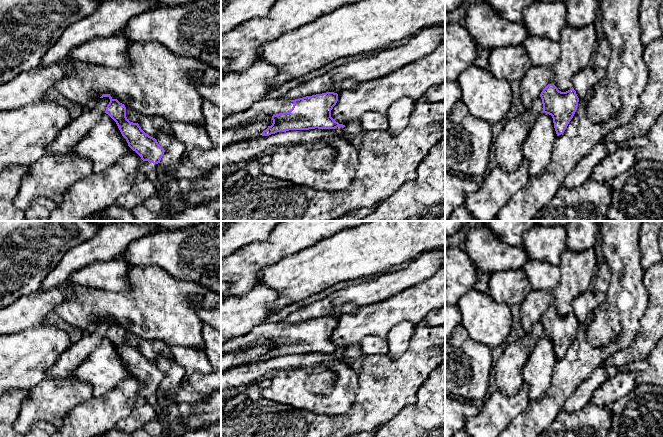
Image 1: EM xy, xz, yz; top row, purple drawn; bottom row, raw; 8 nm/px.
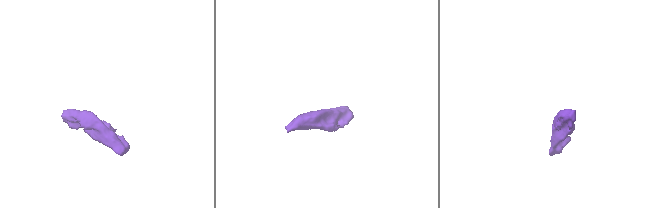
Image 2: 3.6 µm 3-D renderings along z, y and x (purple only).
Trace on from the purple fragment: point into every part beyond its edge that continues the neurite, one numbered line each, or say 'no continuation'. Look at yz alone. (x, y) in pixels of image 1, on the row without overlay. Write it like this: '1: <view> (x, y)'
no continuation

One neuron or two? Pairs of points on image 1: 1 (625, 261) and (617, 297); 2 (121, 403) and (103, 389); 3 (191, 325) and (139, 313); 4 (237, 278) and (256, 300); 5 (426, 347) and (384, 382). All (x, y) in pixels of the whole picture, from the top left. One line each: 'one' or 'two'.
1: one
2: two
3: one
4: two
5: one

